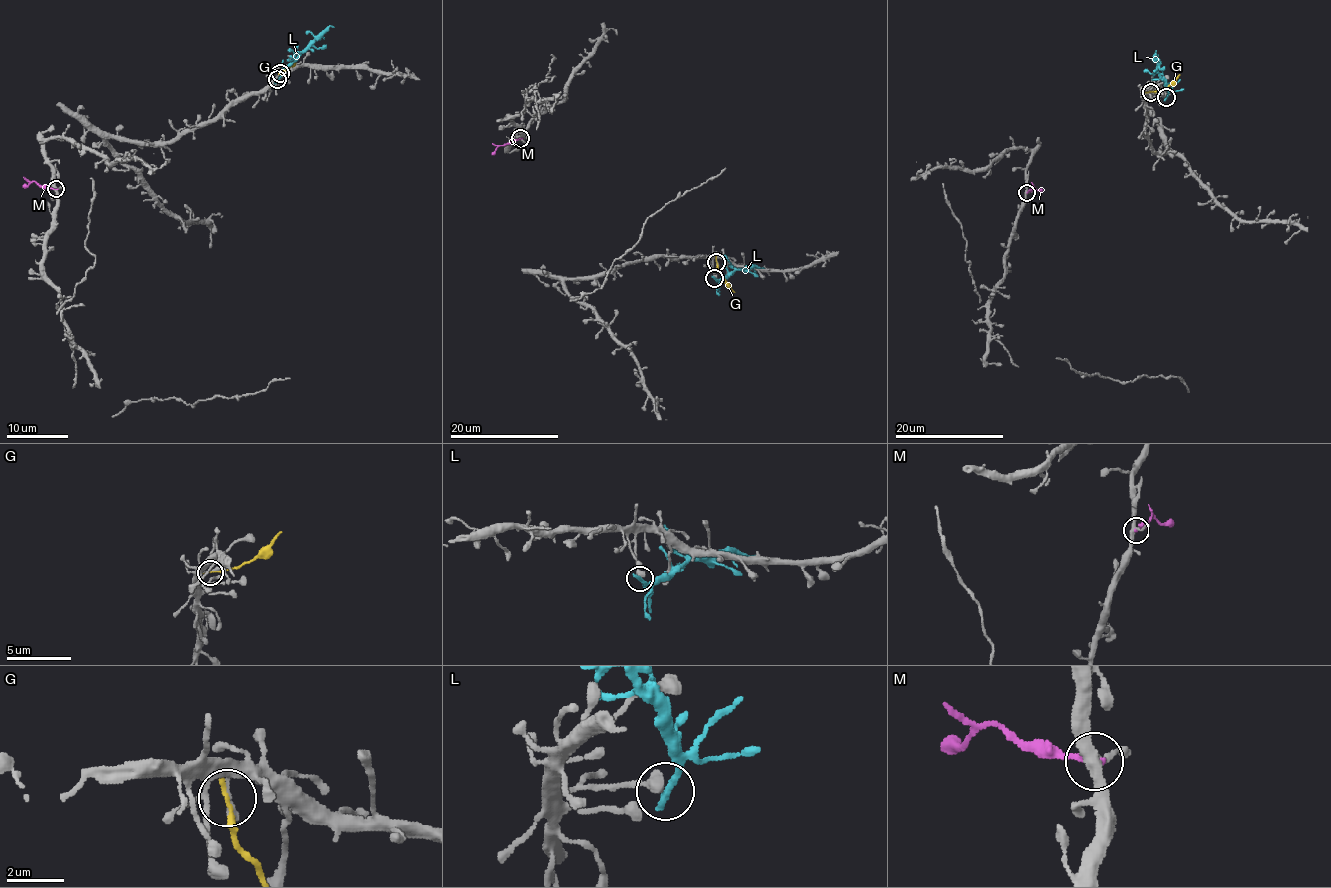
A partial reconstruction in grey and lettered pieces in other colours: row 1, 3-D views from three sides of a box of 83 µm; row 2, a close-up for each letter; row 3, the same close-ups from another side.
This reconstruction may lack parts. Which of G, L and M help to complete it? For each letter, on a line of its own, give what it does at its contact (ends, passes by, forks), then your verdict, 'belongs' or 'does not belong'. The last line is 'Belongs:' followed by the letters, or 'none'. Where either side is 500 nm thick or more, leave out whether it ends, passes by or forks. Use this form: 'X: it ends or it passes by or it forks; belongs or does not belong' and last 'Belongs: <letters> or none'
G: it passes by; does not belong
L: it ends; does not belong
M: it ends; does not belong
Belongs: none

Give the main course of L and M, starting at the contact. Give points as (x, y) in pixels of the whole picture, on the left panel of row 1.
L: (278, 80), (302, 52), (329, 27), (333, 27)
M: (55, 190), (32, 182), (27, 187), (22, 185)

